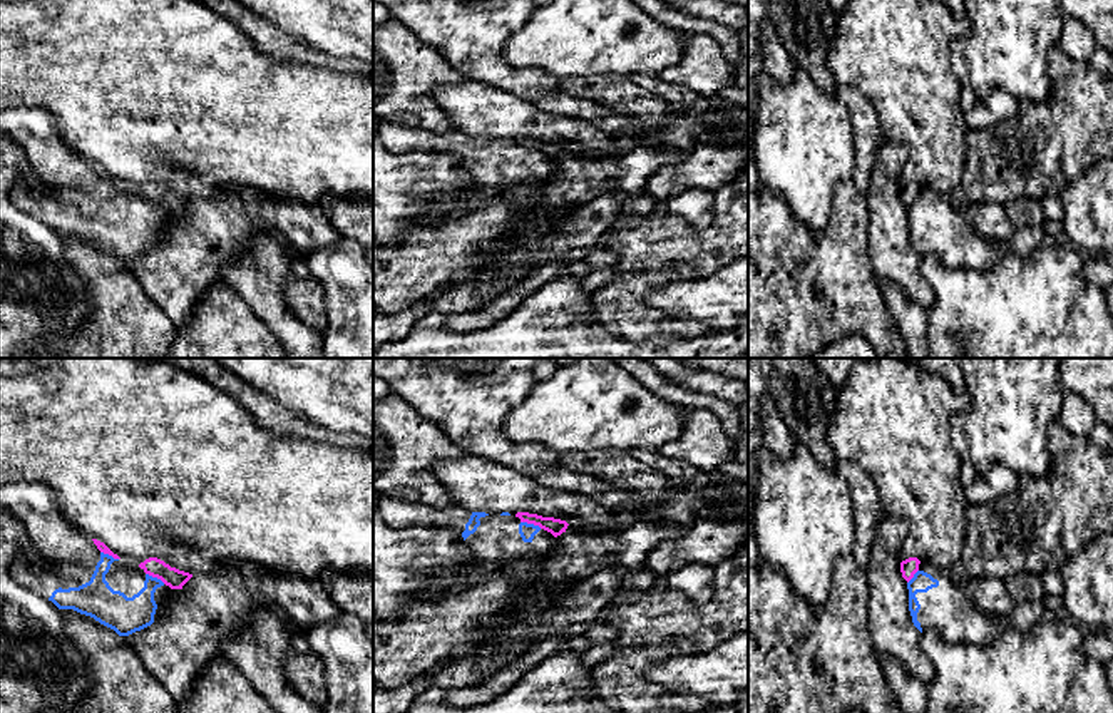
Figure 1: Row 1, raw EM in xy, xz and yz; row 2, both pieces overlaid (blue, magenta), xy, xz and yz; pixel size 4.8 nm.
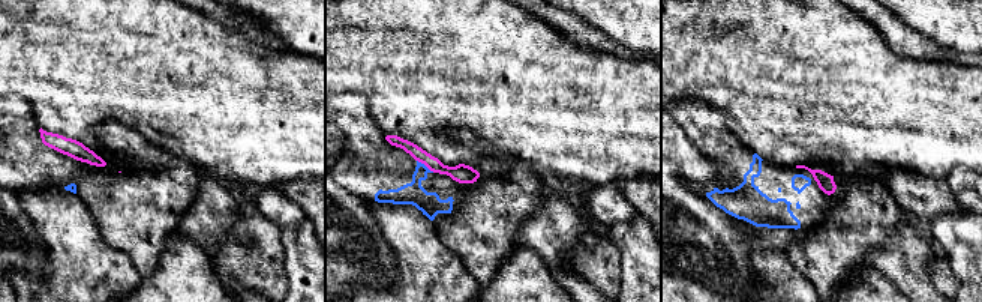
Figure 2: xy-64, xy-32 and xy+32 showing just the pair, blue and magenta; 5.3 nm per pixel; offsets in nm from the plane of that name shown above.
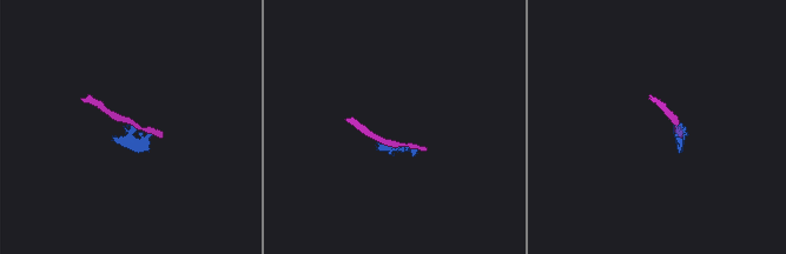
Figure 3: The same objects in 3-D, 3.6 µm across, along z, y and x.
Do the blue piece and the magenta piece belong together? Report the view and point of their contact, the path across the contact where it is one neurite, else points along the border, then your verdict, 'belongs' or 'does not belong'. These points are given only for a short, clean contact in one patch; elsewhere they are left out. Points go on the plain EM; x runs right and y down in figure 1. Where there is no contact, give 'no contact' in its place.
xz (531, 149) | along xz (521, 146), (541, 153) | does not belong

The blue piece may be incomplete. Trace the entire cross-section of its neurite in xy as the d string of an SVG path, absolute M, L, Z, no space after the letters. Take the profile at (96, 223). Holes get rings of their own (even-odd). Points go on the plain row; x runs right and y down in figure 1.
M44 109L2 110L0 131L23 149L40 186L45 187L42 197L33 197L27 184L17 184L12 189L12 203L18 209L52 226L59 234L74 234L94 243L119 261L129 261L151 251L166 236L172 214L161 204L146 199L139 189L100 177L85 157L64 144L60 131Z

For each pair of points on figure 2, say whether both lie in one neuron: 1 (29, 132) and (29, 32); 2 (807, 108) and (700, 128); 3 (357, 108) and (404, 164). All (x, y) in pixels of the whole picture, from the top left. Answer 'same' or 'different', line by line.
1: different
2: different
3: same

